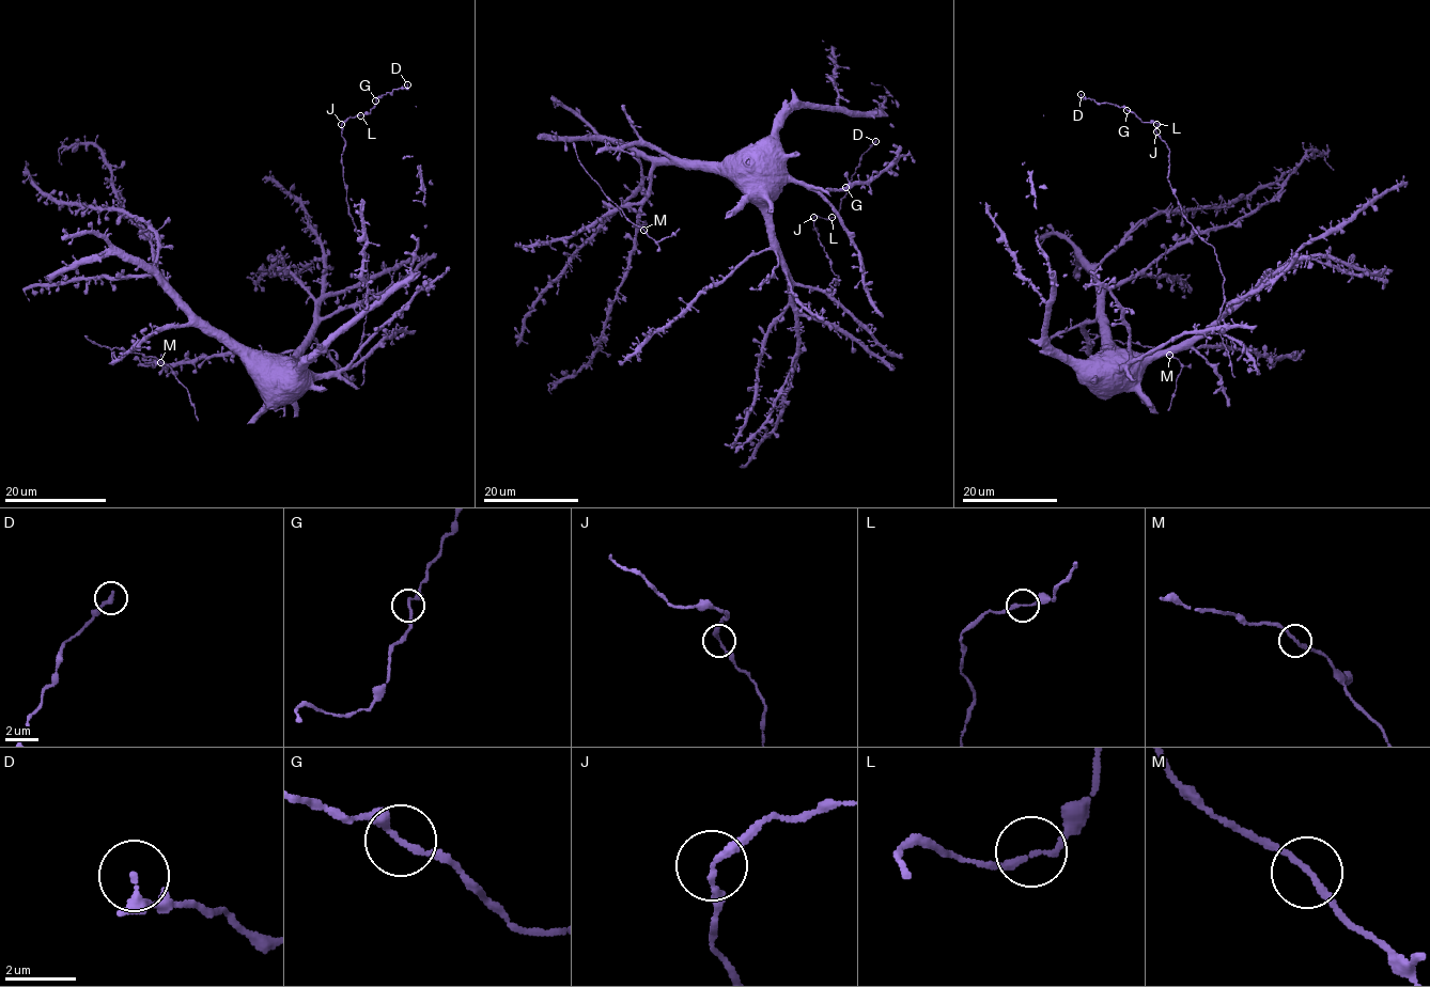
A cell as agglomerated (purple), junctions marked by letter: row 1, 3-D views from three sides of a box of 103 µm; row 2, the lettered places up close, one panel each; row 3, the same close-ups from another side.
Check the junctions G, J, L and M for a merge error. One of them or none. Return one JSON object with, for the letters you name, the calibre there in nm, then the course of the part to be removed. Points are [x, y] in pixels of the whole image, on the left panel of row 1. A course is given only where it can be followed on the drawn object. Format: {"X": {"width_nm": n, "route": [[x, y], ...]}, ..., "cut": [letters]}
{"cut": []}

